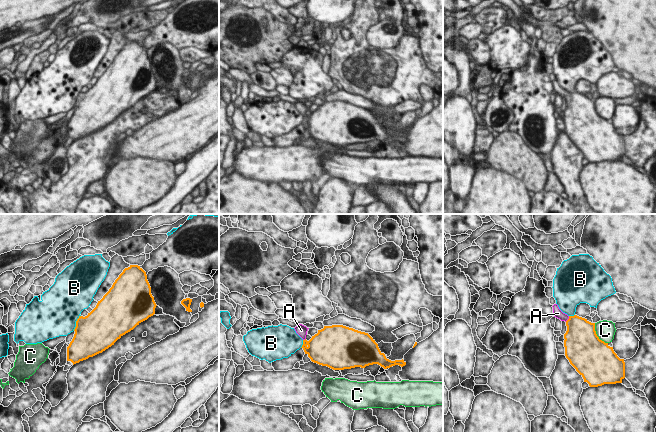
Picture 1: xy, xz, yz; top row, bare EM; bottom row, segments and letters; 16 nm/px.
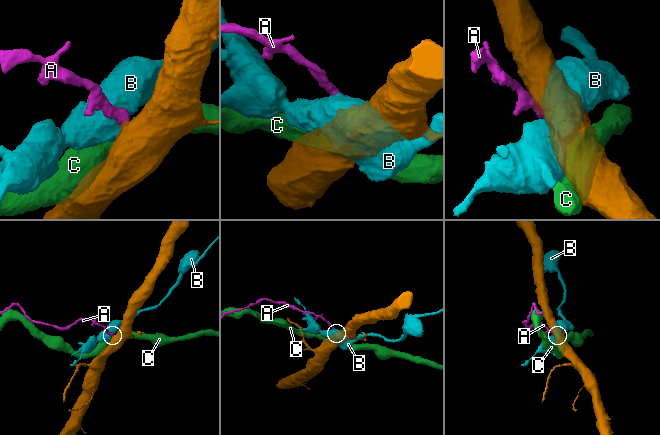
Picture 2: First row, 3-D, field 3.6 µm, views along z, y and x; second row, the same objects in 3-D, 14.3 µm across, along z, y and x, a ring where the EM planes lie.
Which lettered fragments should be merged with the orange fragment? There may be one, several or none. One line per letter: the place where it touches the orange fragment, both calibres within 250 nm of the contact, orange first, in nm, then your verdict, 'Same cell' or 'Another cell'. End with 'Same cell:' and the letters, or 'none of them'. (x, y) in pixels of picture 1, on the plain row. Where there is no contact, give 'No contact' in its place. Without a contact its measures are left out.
A: Touches orange at yz (568, 95). Thickness 400 nm (orange) against 140 nm. Same cell
B: Touches orange at xy (76, 99). Thickness 480 nm (orange) against 480 nm. Another cell
C: Touches orange at yz (596, 111). Thickness 500 nm (orange) against 320 nm. Another cell
Same cell: A

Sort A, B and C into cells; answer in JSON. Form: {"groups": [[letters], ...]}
{"groups": [["A"], ["B"], ["C"]]}

